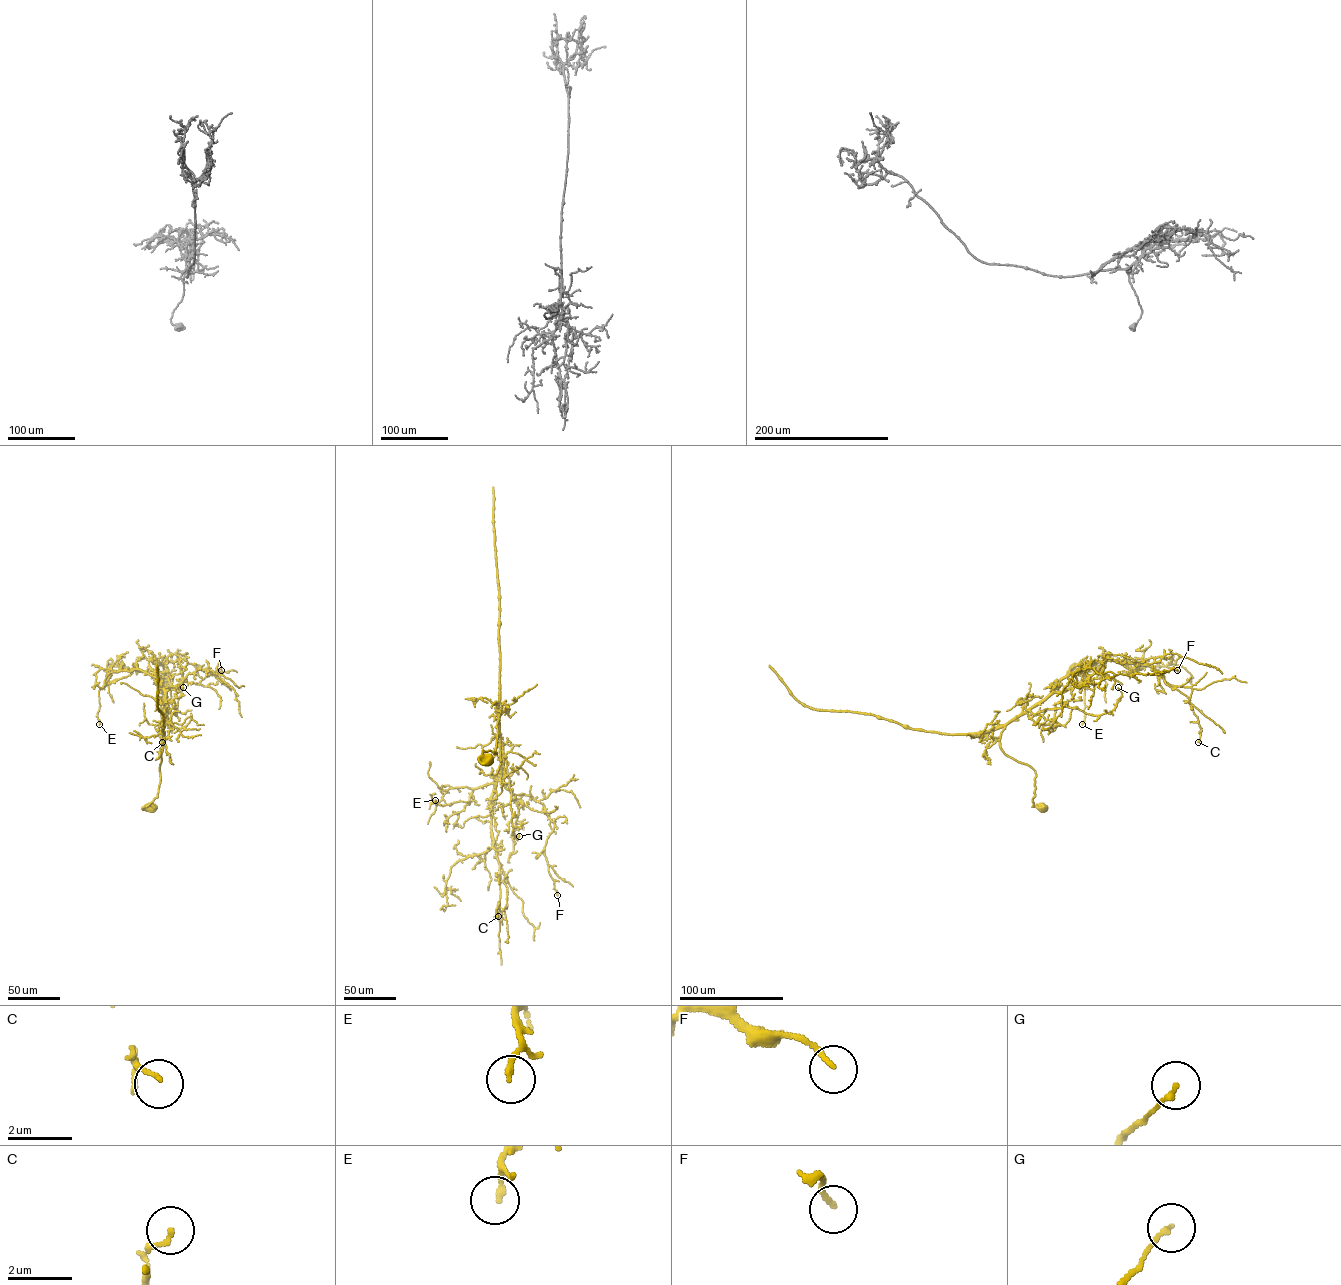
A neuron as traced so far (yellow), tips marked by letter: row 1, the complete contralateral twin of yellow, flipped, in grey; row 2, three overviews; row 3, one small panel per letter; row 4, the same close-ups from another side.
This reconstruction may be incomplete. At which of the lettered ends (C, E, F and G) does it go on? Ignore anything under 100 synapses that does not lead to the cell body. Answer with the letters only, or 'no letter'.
no letter

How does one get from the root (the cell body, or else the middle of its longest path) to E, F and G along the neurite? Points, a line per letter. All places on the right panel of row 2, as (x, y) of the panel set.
E: (1043, 806), (1033, 805), (1035, 771), (1004, 752), (1001, 732), (1041, 703), (1078, 665), (1087, 684), (1082, 724)
F: (1043, 806), (1033, 805), (1035, 771), (1000, 747), (1005, 726), (1072, 688), (1081, 669), (1104, 679), (1177, 670)
G: (1043, 806), (1033, 805), (1035, 771), (1004, 752), (1001, 732), (1024, 707), (1109, 713), (1118, 687)

